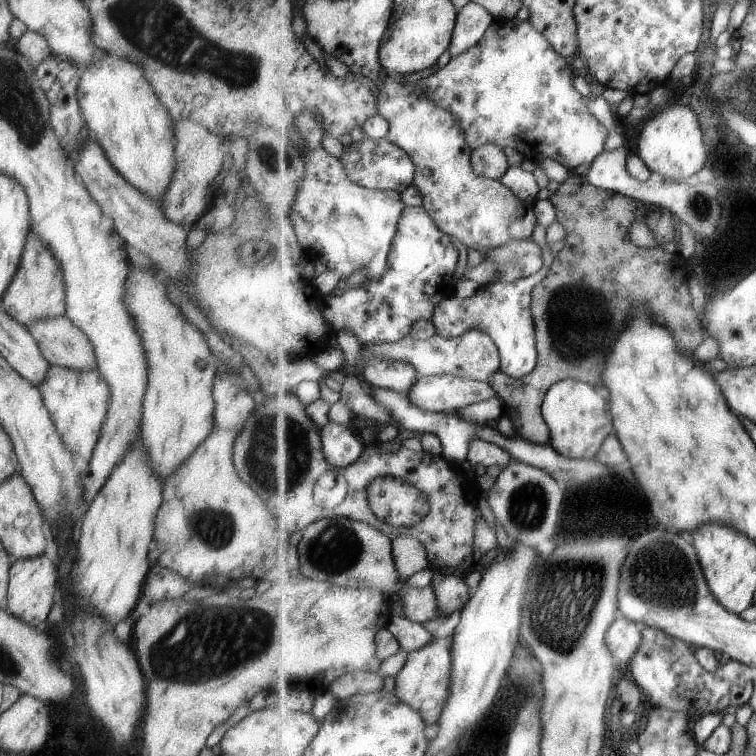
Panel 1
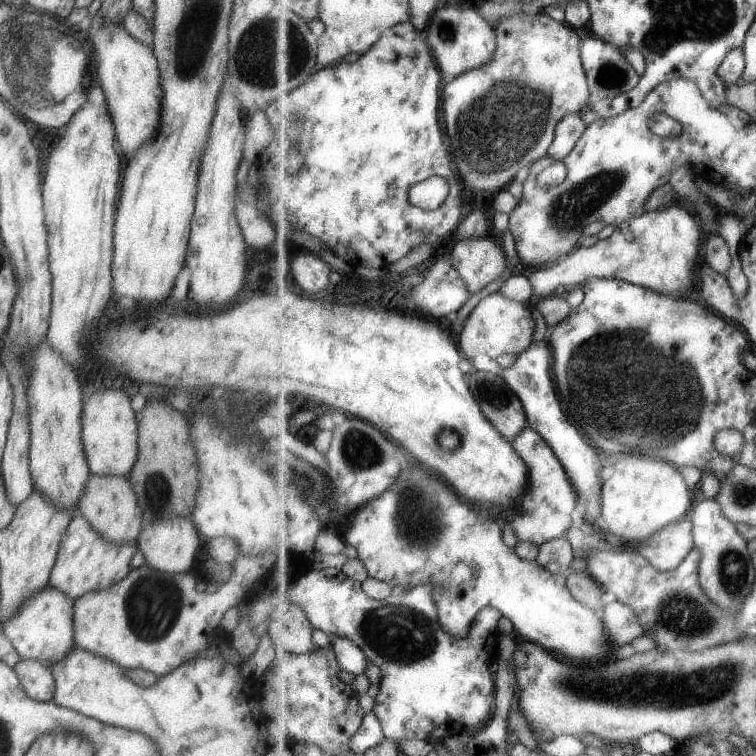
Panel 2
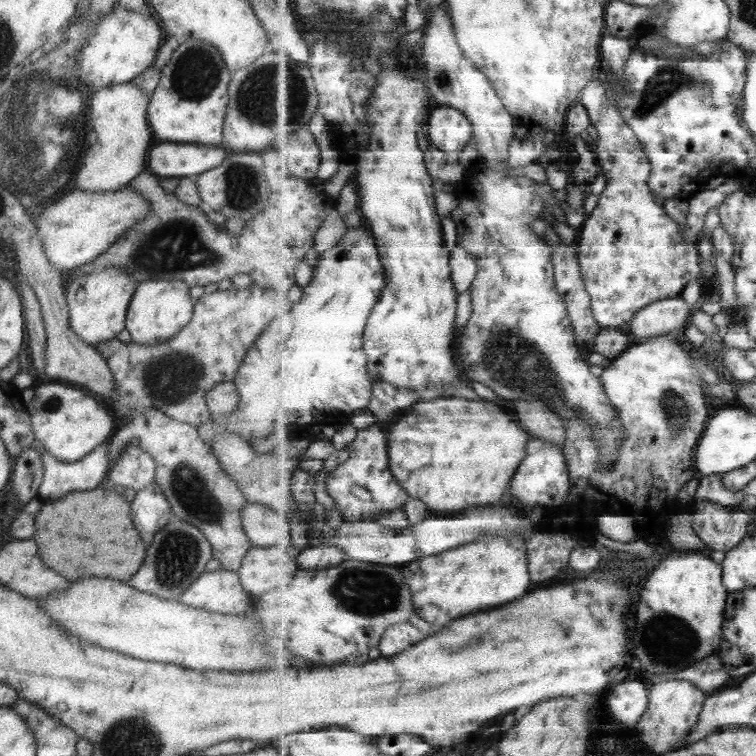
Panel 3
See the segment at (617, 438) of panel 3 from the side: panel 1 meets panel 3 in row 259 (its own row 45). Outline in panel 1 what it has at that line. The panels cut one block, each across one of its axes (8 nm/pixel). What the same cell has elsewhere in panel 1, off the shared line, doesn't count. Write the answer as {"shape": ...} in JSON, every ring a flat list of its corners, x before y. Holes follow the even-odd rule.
{"shape":[[508,18,493,20,479,44,457,56,452,57,440,70,418,83,424,85,429,98,441,108,453,112,465,130,469,146,475,150,484,144,497,144,501,148,511,147,523,158,536,166,534,172,541,189,549,186,549,175,540,163,549,158,561,162,568,169,589,166,603,151,609,138,609,130,603,119,596,117,589,108,590,102,573,86,573,72,581,67,563,58,553,48,550,40,539,31,530,20,521,22]]}

